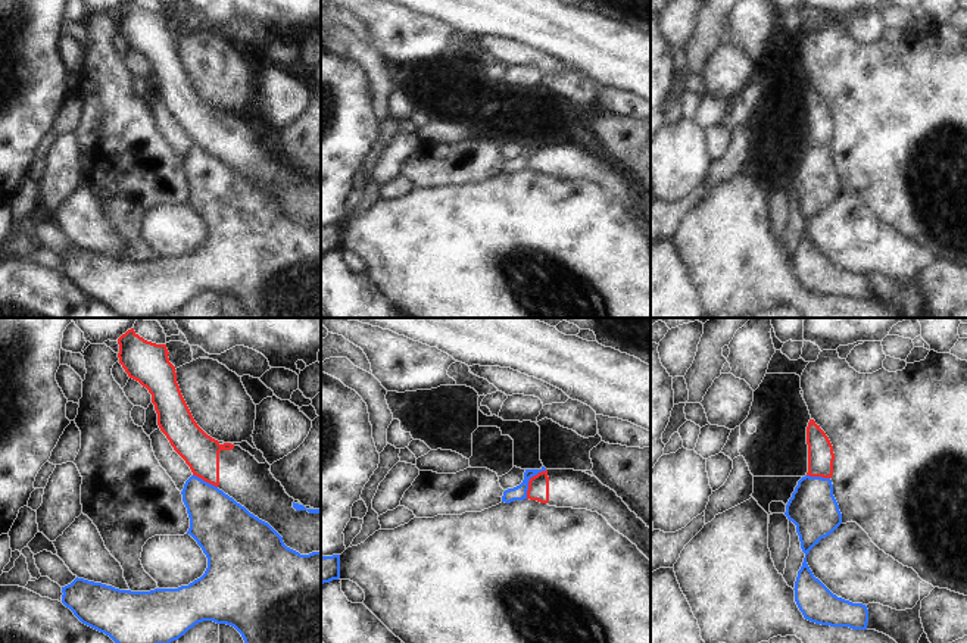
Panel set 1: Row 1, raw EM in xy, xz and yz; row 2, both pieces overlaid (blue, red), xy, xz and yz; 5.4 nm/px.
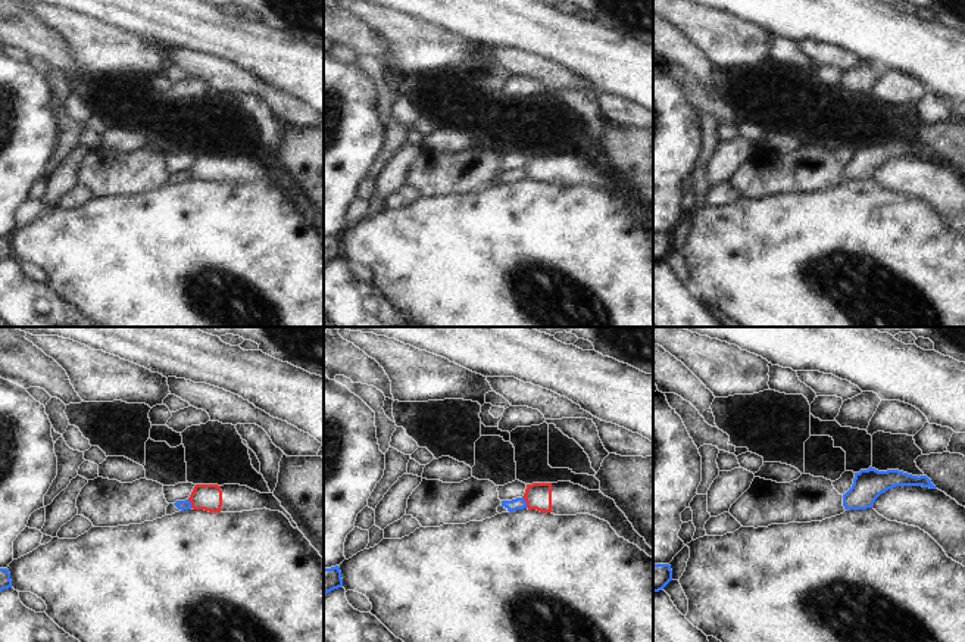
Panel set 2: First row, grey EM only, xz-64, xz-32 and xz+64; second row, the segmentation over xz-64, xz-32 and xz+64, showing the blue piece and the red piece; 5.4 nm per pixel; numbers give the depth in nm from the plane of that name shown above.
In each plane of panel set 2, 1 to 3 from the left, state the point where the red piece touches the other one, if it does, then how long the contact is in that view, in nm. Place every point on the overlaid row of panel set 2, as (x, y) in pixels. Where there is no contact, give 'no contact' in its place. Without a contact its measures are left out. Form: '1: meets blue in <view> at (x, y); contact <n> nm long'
1: meets blue in xz-64 at (190, 504); contact 50 nm long
2: meets blue in xz-32 at (525, 502); contact 70 nm long
3: meets blue in xz+64 at (873, 504); contact 30 nm long

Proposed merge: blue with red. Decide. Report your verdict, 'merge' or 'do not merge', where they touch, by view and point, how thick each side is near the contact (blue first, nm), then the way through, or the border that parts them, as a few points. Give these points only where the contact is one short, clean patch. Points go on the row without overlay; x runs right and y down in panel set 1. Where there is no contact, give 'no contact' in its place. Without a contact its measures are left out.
do not merge; contact xz (529, 150); calibres 80 and 110 nm; border xz (546, 140), (530, 149), (526, 168)

